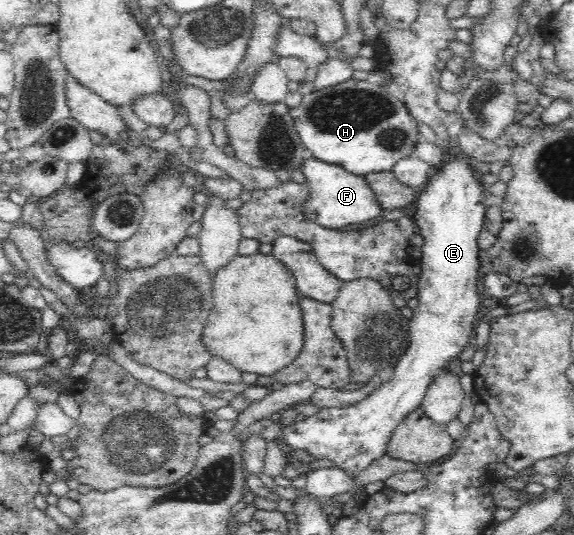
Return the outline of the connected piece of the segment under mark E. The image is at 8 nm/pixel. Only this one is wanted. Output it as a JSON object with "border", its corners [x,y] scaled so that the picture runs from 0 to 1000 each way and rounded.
{"border":[[[777,288],[779,297],[775,299],[775,308],[760,320],[756,327],[753,327],[744,340],[744,346],[739,350],[739,355],[728,363],[725,370],[725,400],[723,400],[723,419],[725,426],[728,426],[728,437],[739,445],[739,456],[735,460],[735,516],[732,516],[726,557],[730,574],[721,581],[721,589],[718,591],[716,600],[713,602],[713,617],[714,617],[714,637],[711,652],[706,658],[706,664],[699,667],[699,671],[692,677],[688,686],[686,703],[676,710],[676,714],[669,714],[664,718],[645,740],[639,740],[634,748],[622,751],[615,759],[606,759],[606,763],[571,763],[571,766],[557,766],[554,774],[544,779],[533,781],[533,787],[516,787],[516,793],[505,800],[491,800],[491,813],[486,821],[495,822],[495,826],[502,828],[503,841],[510,837],[523,837],[523,841],[533,841],[540,852],[547,858],[554,860],[575,860],[582,873],[594,875],[606,890],[615,892],[617,895],[622,890],[627,890],[634,877],[639,877],[648,864],[659,860],[664,852],[674,849],[674,837],[686,813],[686,807],[693,804],[693,796],[707,785],[707,778],[711,774],[718,774],[721,766],[733,763],[737,744],[742,740],[744,725],[747,718],[758,708],[758,703],[767,699],[779,684],[779,679],[789,671],[794,671],[800,662],[803,662],[819,643],[822,630],[826,628],[826,598],[829,598],[829,589],[833,587],[833,576],[836,576],[836,550],[833,550],[831,542],[831,523],[840,512],[834,508],[834,471],[836,465],[831,458],[833,439],[836,432],[841,428],[841,415],[847,404],[847,381],[843,376],[848,370],[848,359],[843,346],[834,336],[834,329],[824,320],[819,312],[819,305],[822,301],[815,299],[812,292],[782,292]]]}

